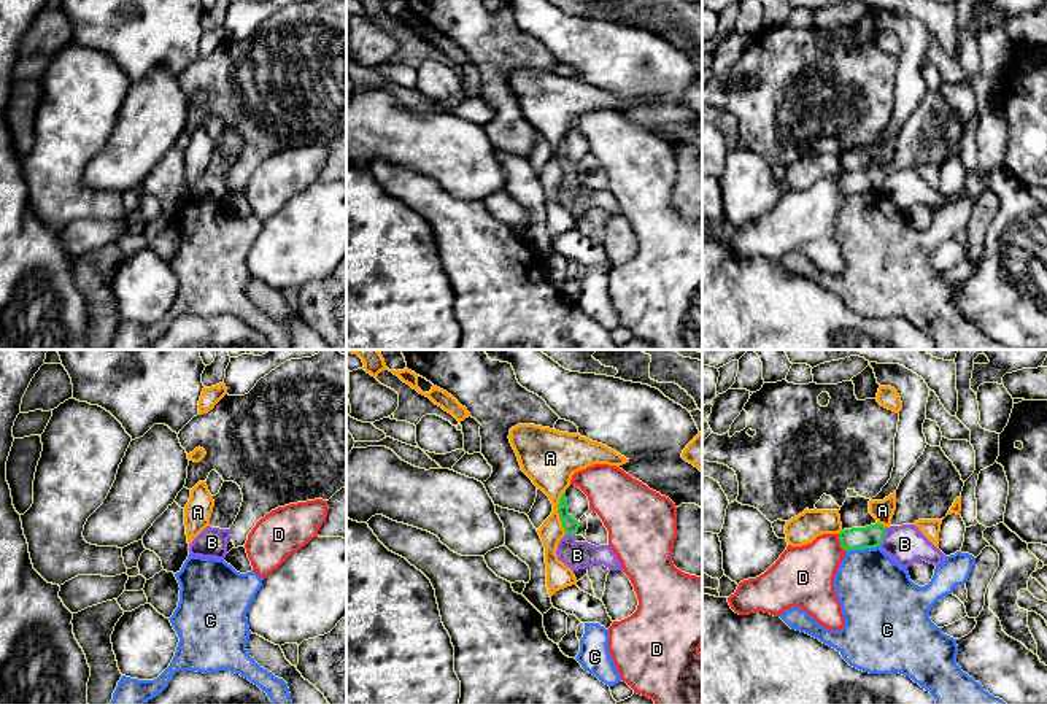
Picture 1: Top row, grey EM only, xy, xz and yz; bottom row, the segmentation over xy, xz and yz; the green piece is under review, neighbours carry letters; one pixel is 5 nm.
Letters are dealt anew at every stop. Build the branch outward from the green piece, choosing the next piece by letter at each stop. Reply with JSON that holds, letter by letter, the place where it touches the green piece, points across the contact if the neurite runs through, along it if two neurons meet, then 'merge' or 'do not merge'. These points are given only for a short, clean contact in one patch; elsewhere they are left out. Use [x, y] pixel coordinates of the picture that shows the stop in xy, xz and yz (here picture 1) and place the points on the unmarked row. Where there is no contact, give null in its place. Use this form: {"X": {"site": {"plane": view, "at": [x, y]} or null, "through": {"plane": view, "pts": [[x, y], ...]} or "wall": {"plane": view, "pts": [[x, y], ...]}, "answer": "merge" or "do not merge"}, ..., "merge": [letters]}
{"A": {"site": {"plane": "xz", "at": [558, 156]}, "answer": "do not merge"}, "B": {"site": {"plane": "yz", "at": [882, 181]}, "wall": {"plane": "yz", "pts": [[887, 172], [879, 189]]}, "answer": "do not merge"}, "C": {"site": {"plane": "yz", "at": [863, 191]}, "answer": "do not merge"}, "D": {"site": {"plane": "yz", "at": [841, 188]}, "answer": "do not merge"}, "merge": []}

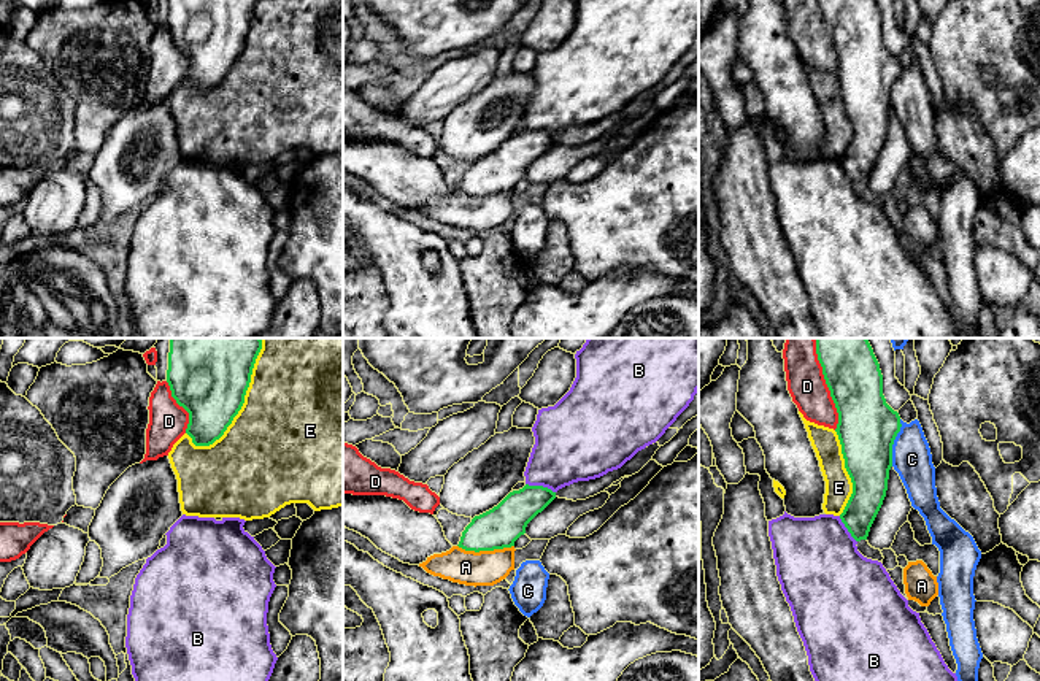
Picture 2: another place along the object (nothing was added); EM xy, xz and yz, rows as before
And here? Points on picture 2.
{"A": {"site": {"plane": "xz", "at": [486, 194]}, "wall": {"plane": "xz", "pts": [[458, 189], [475, 196], [513, 191]]}, "answer": "do not merge"}, "B": {"site": {"plane": "xz", "at": [540, 130]}, "answer": "merge"}, "C": {"site": {"plane": "yz", "at": [893, 88]}, "answer": "do not merge"}, "D": {"site": {"plane": "yz", "at": [831, 37]}, "answer": "do not merge"}, "E": {"site": {"plane": "xy", "at": [240, 53]}, "answer": "do not merge"}, "merge": ["B"]}

